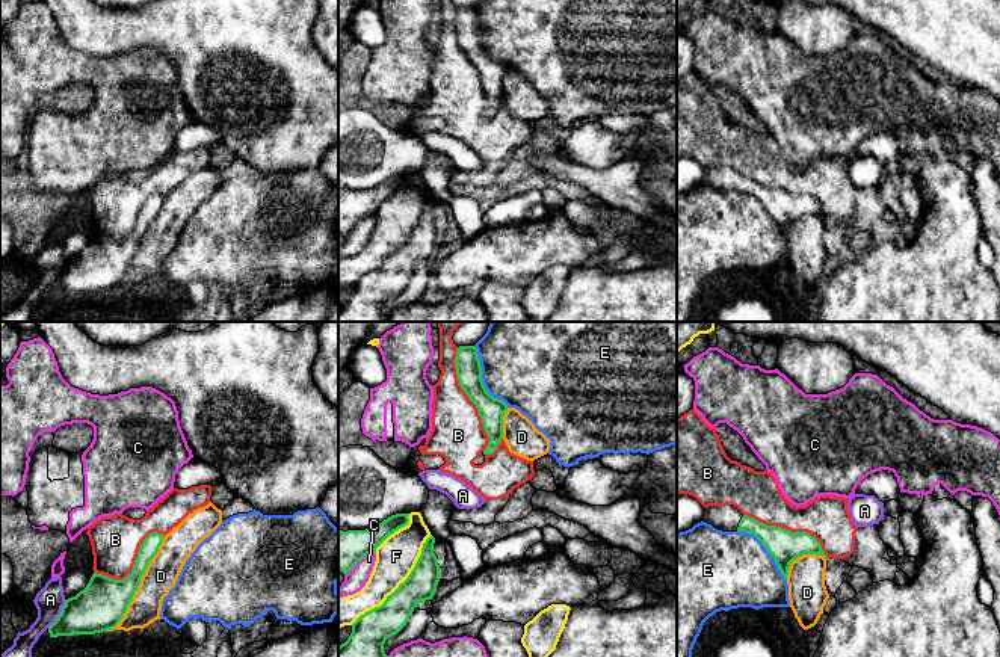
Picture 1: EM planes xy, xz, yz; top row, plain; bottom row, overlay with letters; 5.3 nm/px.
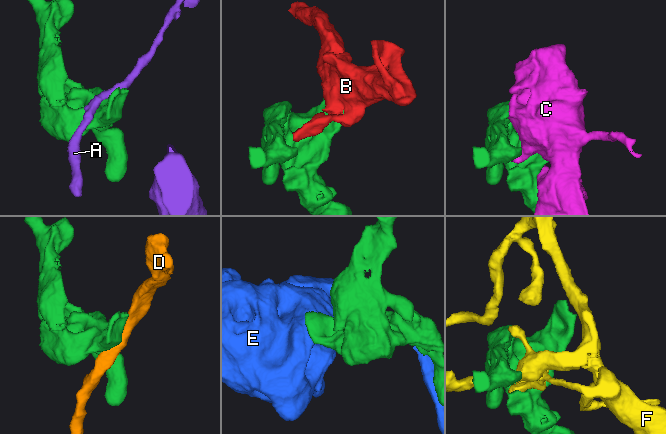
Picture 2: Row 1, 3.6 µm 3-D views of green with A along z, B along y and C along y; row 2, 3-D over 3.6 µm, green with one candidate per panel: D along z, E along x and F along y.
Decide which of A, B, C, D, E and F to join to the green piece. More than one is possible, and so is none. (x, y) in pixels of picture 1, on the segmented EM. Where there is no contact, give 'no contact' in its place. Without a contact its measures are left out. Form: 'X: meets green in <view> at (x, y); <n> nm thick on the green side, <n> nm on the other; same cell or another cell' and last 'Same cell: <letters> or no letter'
A: meets green in xy at (61, 613); 260 nm thick on the green side, 150 nm on the other; another cell
B: meets green in xz at (469, 397); 140 nm thick on the green side, 280 nm on the other; another cell
C: meets green in xz at (360, 559); 200 nm thick on the green side, 110 nm on the other; another cell
D: meets green in xy at (138, 586); 260 nm thick on the green side, 180 nm on the other; another cell
E: meets green in xz at (481, 379); 140 nm thick on the green side, 460 nm on the other; another cell
F: meets green in xz at (399, 585); 180 nm thick on the green side, 220 nm on the other; another cell
Same cell: no letter

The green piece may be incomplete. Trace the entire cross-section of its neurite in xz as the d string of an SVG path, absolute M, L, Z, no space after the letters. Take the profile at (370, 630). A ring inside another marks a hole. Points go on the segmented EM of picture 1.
M429 536L408 578L382 606L366 612L352 624L350 636L338 646L338 657L388 657L384 651L385 640L397 634L417 604L432 600L437 591L441 568L434 544L435 538Z

